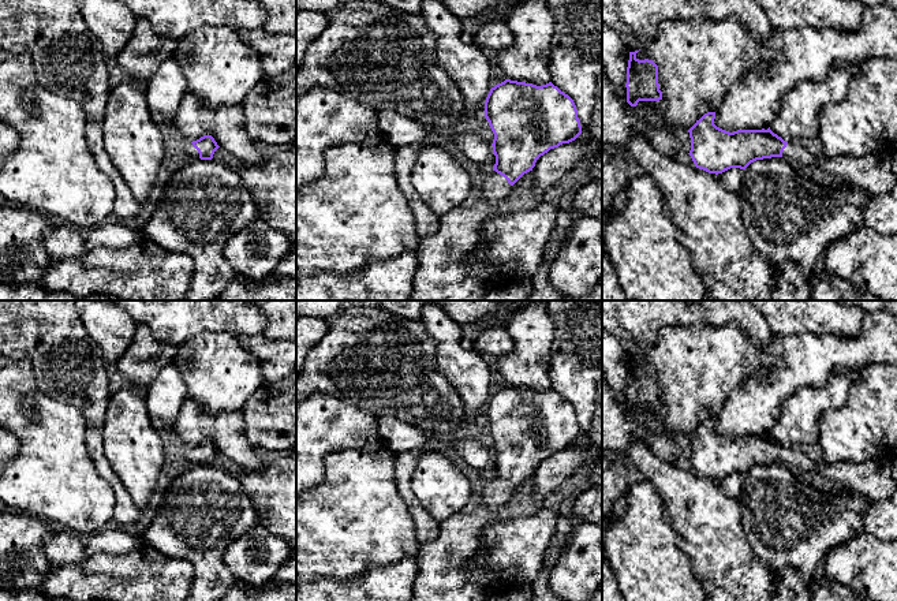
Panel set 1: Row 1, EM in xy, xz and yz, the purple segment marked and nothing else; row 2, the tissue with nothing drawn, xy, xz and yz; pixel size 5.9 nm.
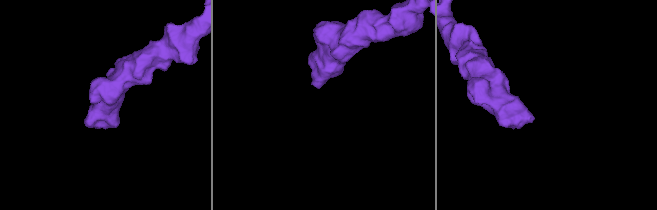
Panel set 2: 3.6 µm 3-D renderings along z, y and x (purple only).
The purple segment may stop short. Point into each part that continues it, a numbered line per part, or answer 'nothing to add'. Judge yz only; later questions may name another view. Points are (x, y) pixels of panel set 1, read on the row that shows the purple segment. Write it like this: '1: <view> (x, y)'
1: yz (873, 174)

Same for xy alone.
1: xy (186, 149)

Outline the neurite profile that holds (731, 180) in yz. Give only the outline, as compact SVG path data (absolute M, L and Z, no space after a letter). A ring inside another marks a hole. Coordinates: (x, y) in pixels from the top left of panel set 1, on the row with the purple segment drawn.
M730 168L722 173L718 173L718 180L722 188L737 194L741 187L743 169Z

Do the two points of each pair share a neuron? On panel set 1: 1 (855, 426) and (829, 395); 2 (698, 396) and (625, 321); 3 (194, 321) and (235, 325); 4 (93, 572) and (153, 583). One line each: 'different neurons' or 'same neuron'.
1: different neurons
2: different neurons
3: same neuron
4: same neuron

